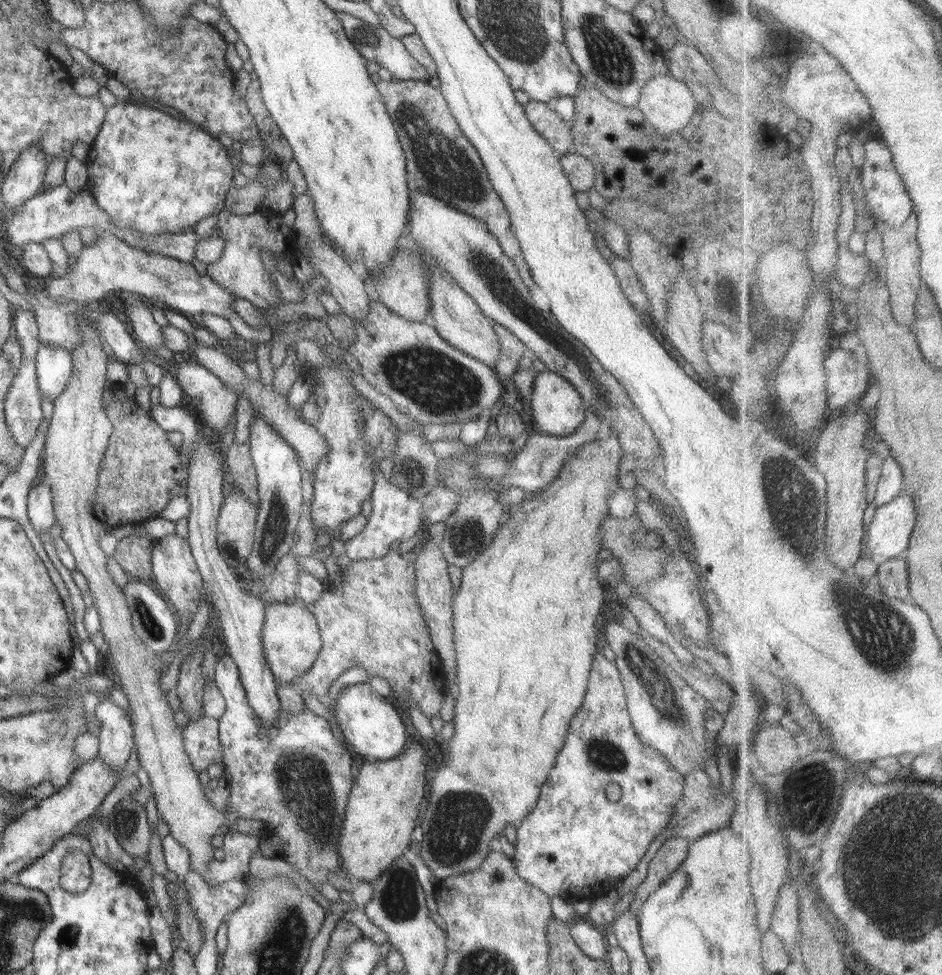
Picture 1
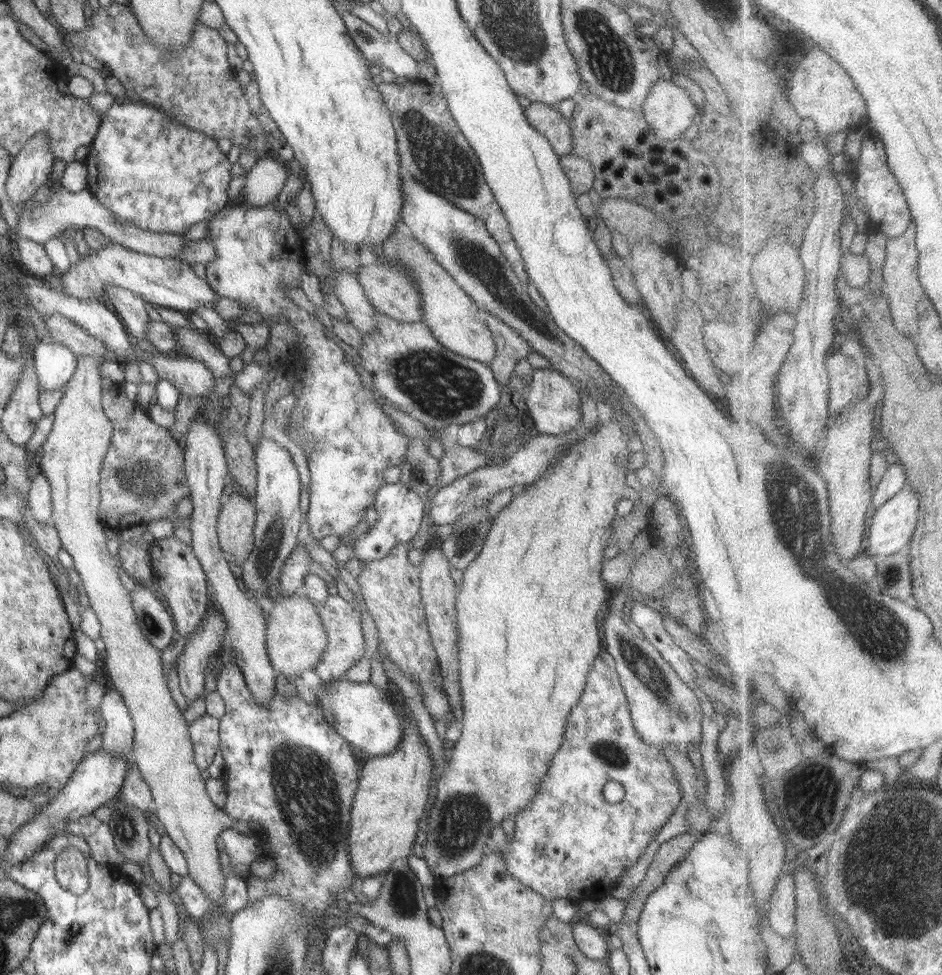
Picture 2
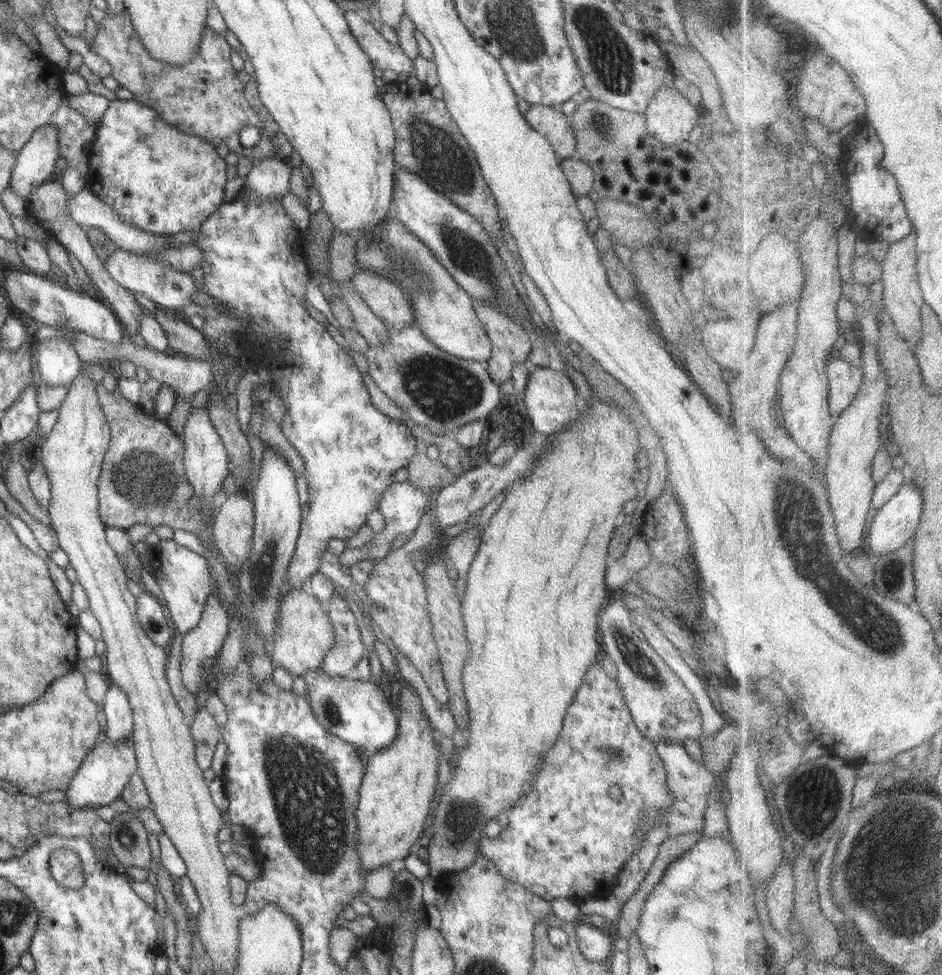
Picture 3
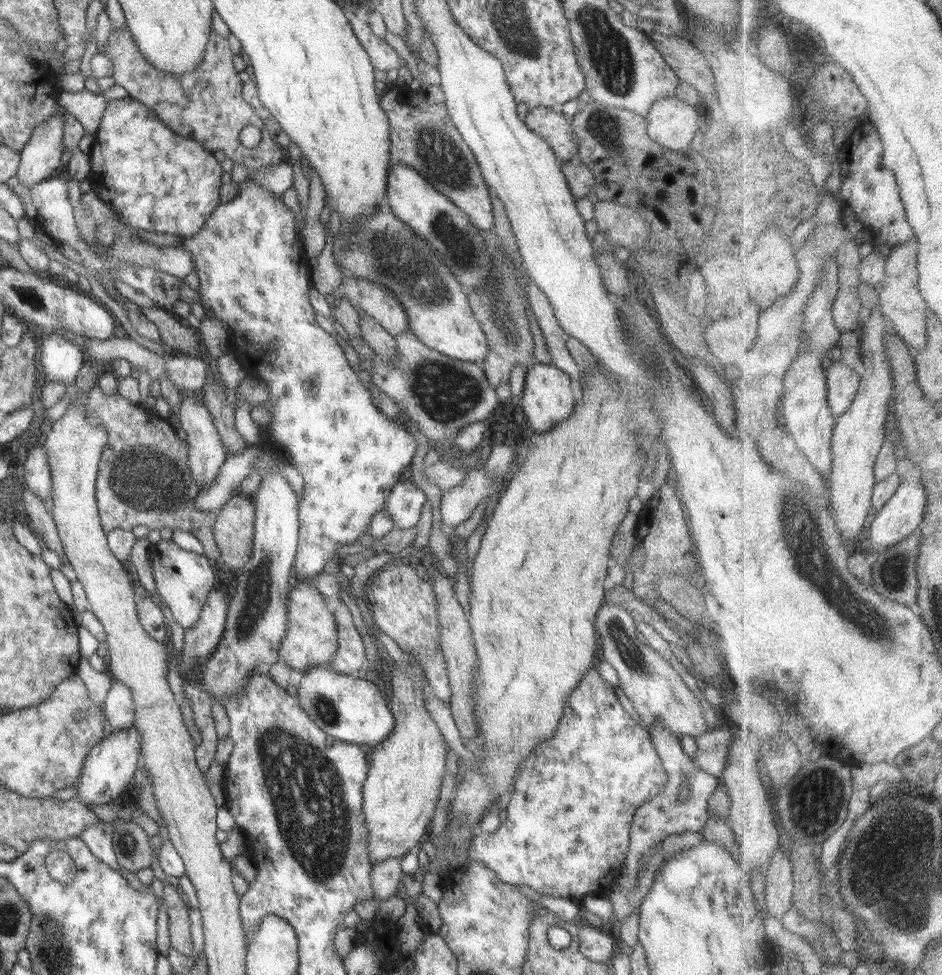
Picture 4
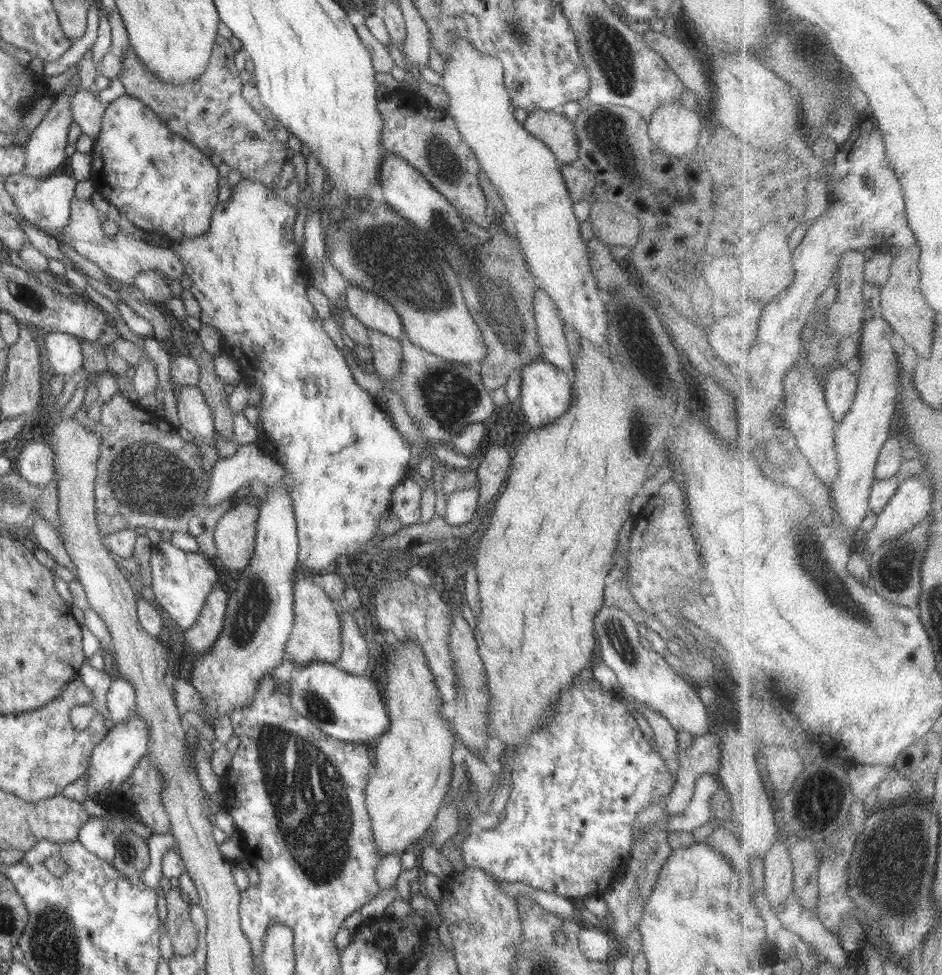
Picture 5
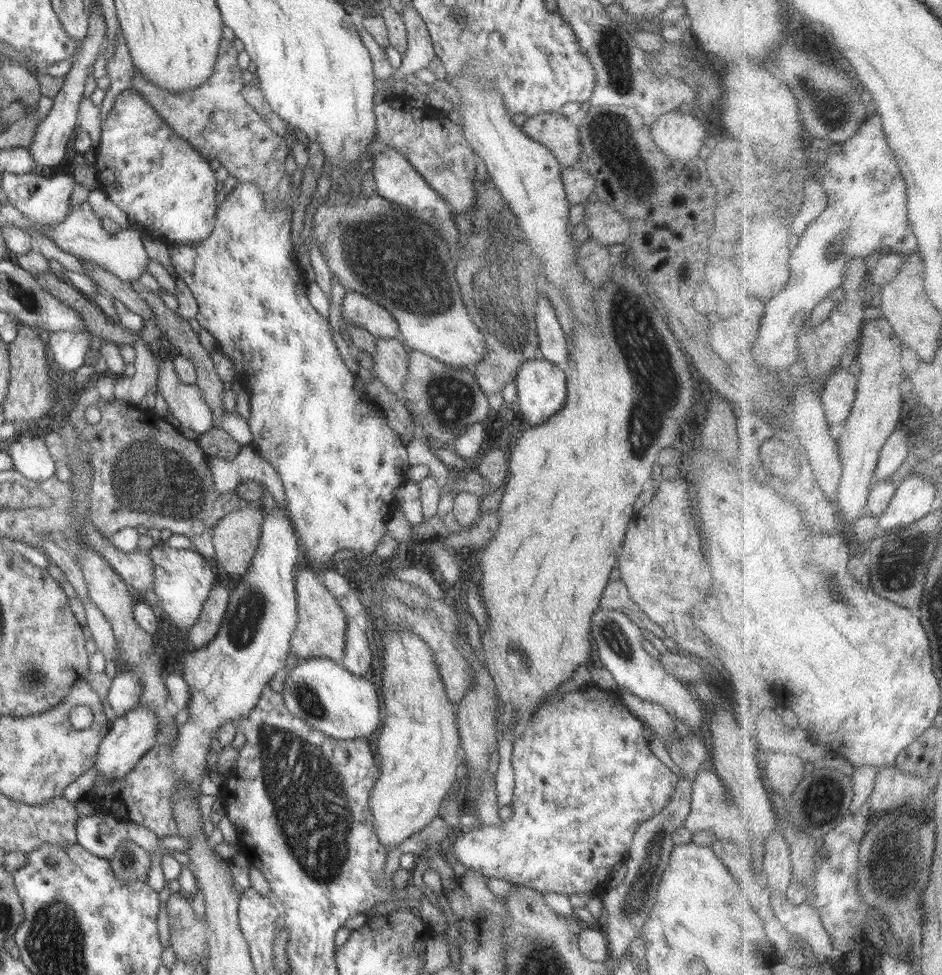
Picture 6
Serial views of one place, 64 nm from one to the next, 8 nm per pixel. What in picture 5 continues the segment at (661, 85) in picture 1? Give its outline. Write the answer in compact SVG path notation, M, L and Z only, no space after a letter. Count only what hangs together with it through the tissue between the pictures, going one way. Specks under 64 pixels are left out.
M681 101L658 107L651 118L647 125L649 137L668 155L690 156L704 140L717 140L696 109L684 107Z

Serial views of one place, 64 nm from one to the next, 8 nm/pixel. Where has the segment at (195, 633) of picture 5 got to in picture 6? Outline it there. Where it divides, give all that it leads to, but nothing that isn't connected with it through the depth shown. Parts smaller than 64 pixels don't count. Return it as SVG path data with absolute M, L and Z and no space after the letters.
M216 583L212 586L198 620L188 631L190 642L196 649L204 648L214 636L217 636L220 625L226 616L229 597L230 592L222 585Z

